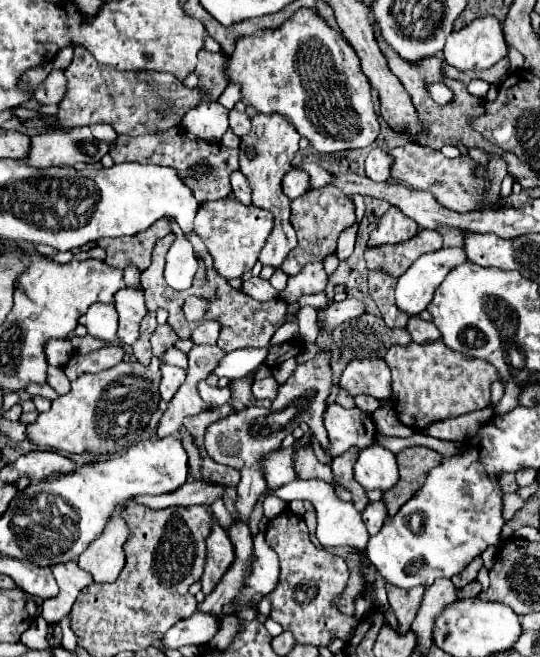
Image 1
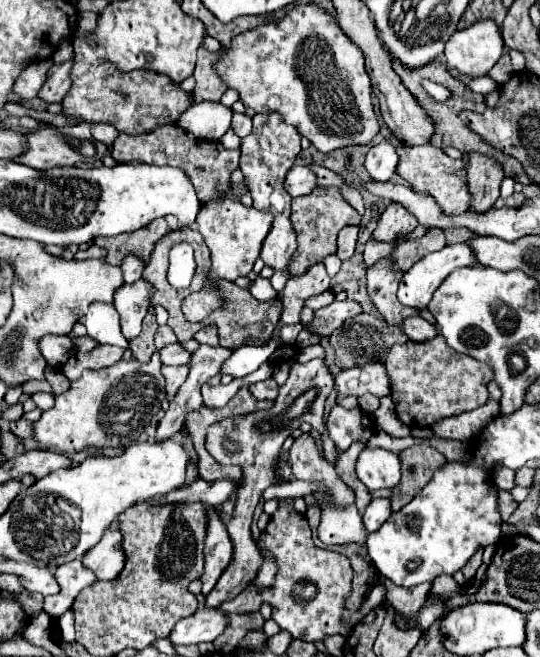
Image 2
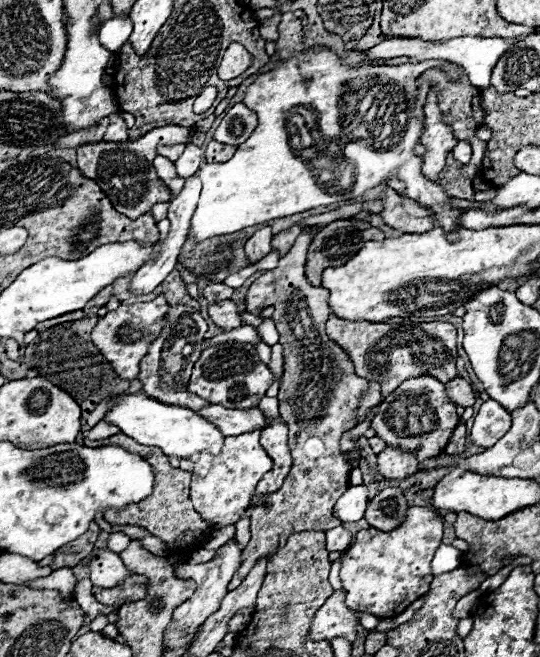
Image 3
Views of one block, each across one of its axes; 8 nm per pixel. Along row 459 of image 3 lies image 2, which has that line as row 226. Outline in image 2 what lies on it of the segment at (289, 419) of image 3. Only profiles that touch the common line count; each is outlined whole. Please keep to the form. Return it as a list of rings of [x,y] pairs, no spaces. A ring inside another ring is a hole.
[[[330,186],[330,188],[316,188],[316,192],[308,194],[308,196],[300,196],[292,200],[292,216],[290,222],[298,234],[298,250],[296,256],[292,258],[290,264],[290,272],[296,274],[304,274],[310,266],[322,262],[328,254],[336,254],[336,236],[344,226],[356,226],[360,224],[362,216],[356,212],[356,208],[352,208],[340,194],[338,188]]]

